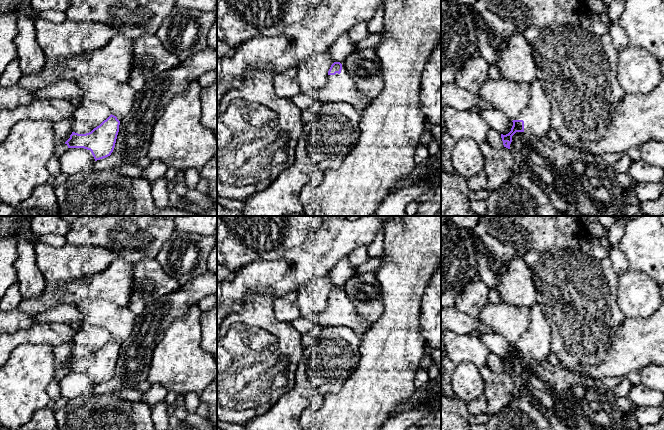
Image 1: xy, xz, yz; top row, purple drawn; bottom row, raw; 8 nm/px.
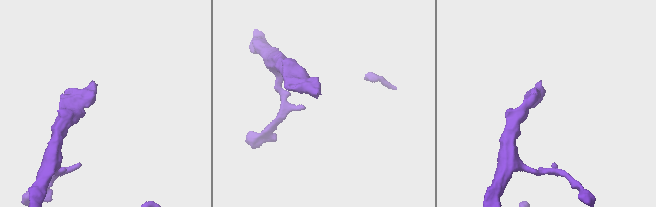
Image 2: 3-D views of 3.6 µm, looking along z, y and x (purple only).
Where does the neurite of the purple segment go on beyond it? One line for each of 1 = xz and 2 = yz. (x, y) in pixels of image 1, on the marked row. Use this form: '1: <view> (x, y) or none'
1: xz (340, 87)
2: yz (537, 115)

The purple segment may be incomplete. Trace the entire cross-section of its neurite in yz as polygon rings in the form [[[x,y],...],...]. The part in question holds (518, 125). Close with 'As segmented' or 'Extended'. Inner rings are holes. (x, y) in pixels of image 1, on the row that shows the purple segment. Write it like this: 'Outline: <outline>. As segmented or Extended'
Outline: [[[536,80],[530,84],[530,100],[527,107],[518,115],[515,120],[512,121],[513,126],[511,131],[506,135],[501,134],[504,147],[510,149],[512,136],[516,132],[525,132],[536,136],[544,136],[551,129],[551,118],[552,107],[550,100],[544,89],[541,87],[540,82]]]. Extended

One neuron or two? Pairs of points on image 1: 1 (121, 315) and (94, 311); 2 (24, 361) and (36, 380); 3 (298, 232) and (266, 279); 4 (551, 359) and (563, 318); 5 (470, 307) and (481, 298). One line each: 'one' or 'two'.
1: one
2: one
3: two
4: two
5: one

